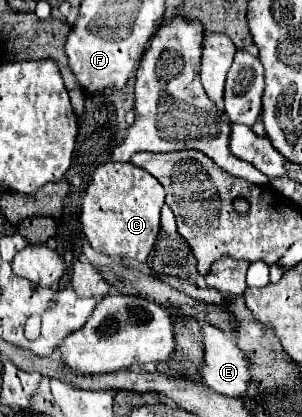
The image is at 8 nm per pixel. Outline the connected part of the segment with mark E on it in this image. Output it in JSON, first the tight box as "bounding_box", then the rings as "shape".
{"bounding_box":[201,327,251,399],"shape":[[[203,327],[203,343],[205,343],[205,363],[201,373],[207,375],[207,385],[227,397],[241,399],[251,383],[251,361],[237,347],[231,337],[225,337],[217,327]]]}

